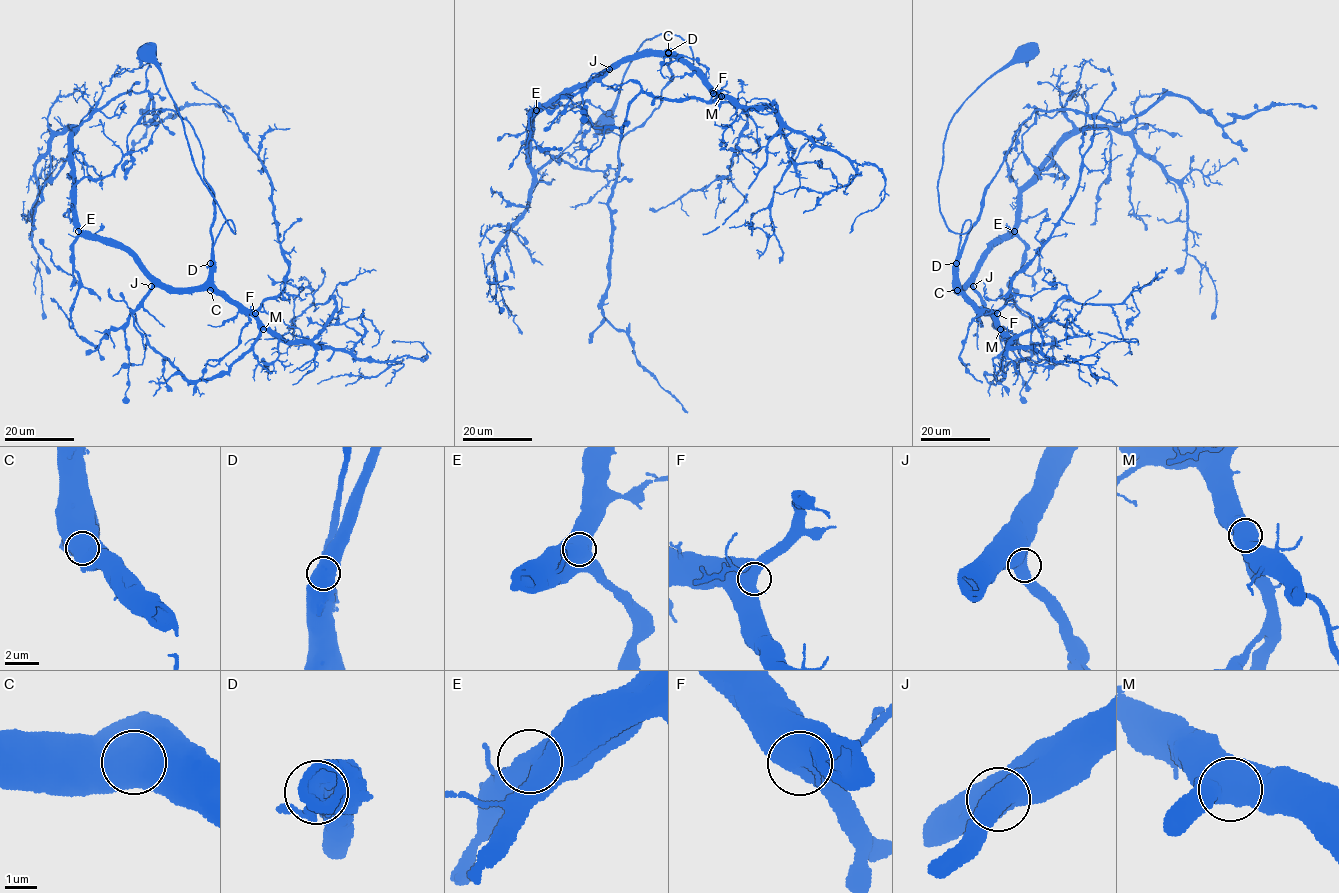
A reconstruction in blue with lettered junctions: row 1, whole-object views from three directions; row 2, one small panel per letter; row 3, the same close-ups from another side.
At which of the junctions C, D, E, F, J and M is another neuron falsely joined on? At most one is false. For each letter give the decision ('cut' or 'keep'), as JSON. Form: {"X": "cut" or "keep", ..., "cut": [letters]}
{"C": "keep", "D": "keep", "E": "keep", "F": "keep", "J": "keep", "M": "keep", "cut": []}

